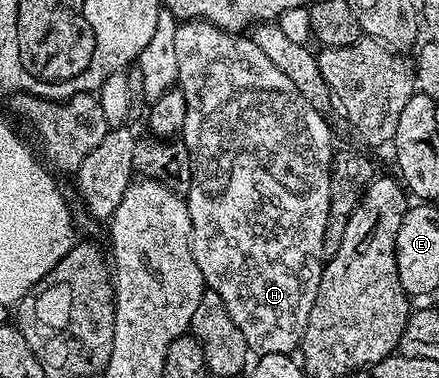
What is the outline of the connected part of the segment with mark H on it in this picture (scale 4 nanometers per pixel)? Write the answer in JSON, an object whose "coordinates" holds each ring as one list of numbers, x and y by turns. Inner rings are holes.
{"coordinates":[[186,20,176,25,174,34,174,51,178,57,178,74,176,82,180,93,186,98,186,122,182,133,182,143,190,154,192,163,192,181,186,194,188,213,192,223,192,253,194,262,198,262,198,270,202,270,205,285,212,288,226,302,226,310,230,310,230,318,234,318,234,326,242,330,242,338,246,338,249,349,253,353,266,354,295,353,300,347,300,340,306,330,306,322,310,318,310,306,314,306,314,298,318,298,318,286,324,273,326,259,323,256,323,234,328,227,328,211,330,210,330,174,334,153,332,132,324,121,325,113,314,107,266,58,266,54,258,46,254,46,251,38,244,34,227,32,225,28,206,22,205,20]]}

